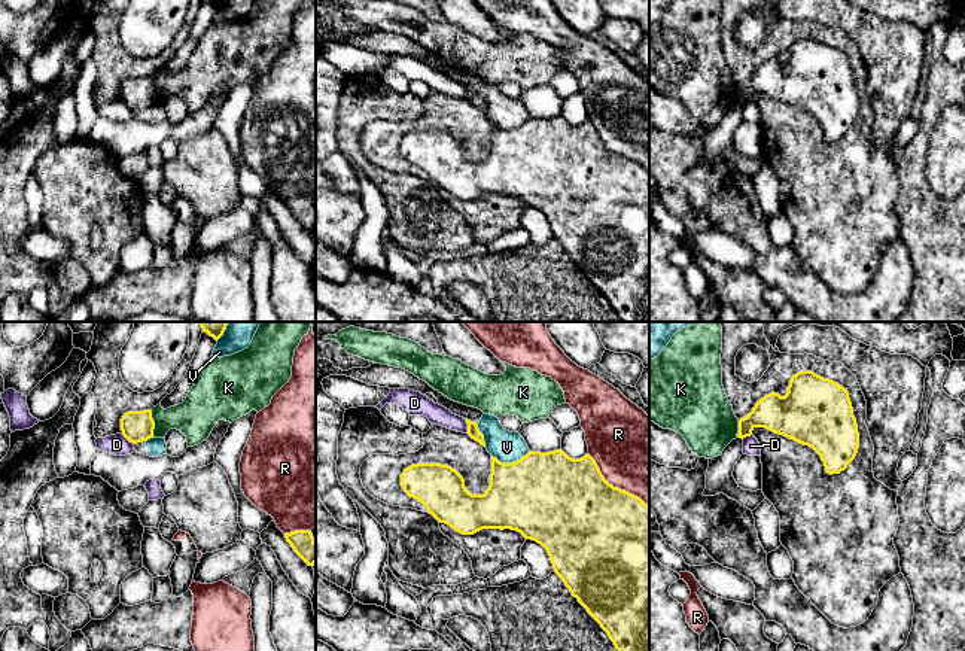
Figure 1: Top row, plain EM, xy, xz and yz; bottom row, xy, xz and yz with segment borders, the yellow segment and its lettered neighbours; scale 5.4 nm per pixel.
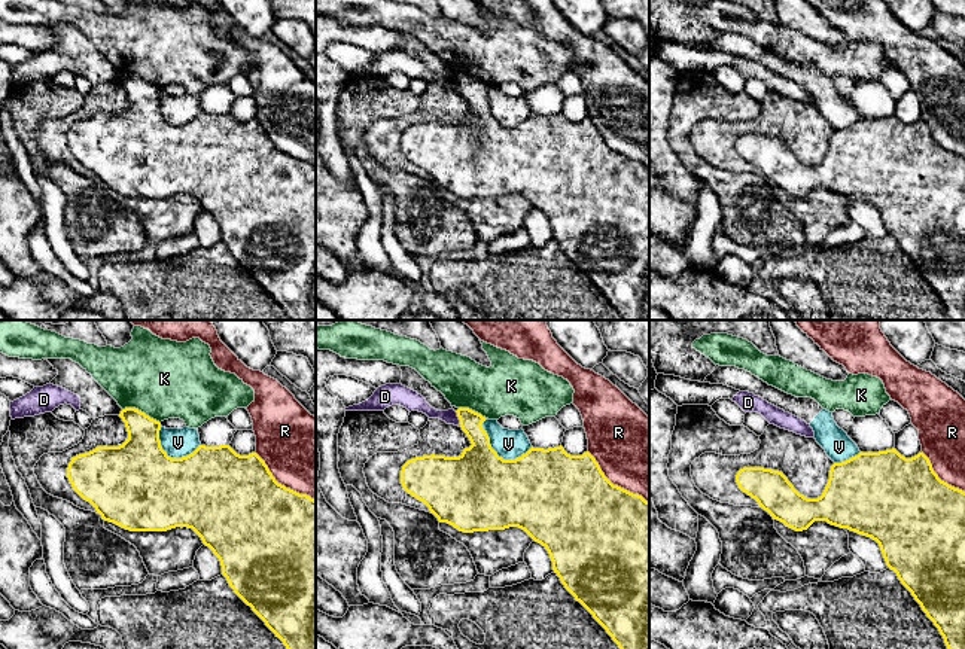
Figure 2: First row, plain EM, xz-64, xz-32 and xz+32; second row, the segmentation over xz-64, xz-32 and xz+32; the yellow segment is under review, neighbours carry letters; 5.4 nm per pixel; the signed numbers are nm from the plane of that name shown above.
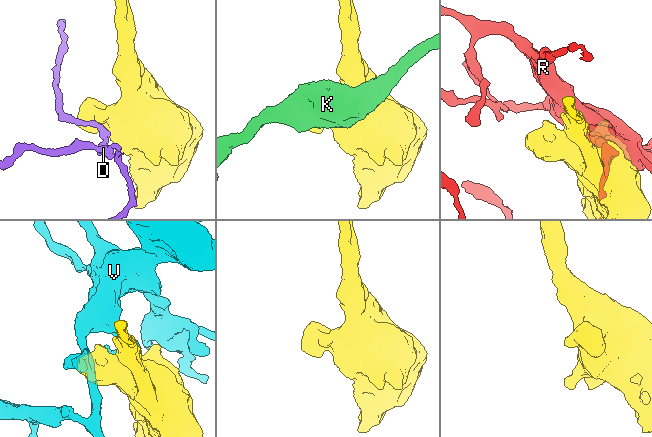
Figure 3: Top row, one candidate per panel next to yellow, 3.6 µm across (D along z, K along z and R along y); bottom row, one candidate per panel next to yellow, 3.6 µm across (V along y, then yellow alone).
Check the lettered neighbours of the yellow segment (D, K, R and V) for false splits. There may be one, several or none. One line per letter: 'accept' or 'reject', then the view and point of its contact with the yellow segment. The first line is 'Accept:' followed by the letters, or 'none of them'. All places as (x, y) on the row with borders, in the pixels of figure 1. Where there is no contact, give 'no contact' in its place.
Accept: none of them
D: reject; contact xz (468, 426)
K: reject; contact xy (154, 423)
R: reject; contact xz (612, 486)
V: reject; contact xz (510, 464)

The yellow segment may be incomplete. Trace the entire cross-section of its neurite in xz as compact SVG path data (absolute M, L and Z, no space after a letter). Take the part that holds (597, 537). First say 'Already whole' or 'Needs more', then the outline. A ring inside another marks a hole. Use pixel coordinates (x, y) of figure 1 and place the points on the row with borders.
Already whole. M561 448L529 451L512 463L491 456L490 486L484 495L469 493L463 477L441 463L405 468L401 486L439 523L462 535L511 529L536 541L547 550L554 572L618 651L649 651L649 506L609 484L590 454L572 459Z

